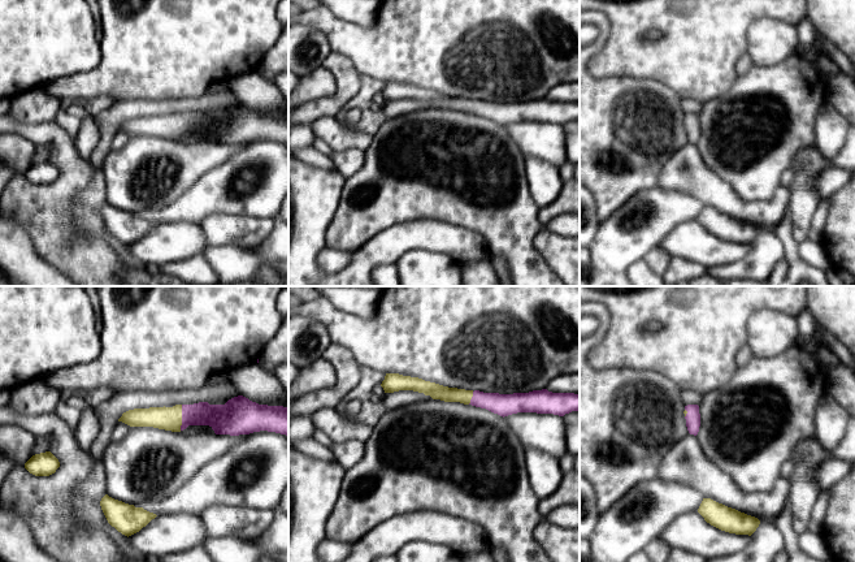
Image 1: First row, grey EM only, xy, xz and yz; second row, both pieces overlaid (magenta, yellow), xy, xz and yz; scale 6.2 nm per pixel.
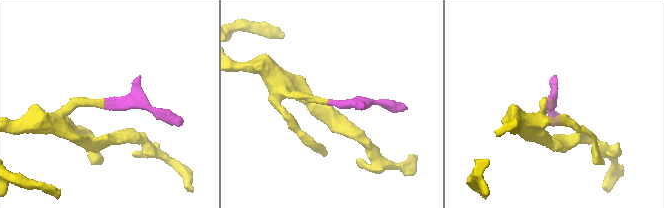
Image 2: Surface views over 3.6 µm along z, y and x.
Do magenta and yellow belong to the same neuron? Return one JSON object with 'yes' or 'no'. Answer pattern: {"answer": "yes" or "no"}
{"answer": "yes"}

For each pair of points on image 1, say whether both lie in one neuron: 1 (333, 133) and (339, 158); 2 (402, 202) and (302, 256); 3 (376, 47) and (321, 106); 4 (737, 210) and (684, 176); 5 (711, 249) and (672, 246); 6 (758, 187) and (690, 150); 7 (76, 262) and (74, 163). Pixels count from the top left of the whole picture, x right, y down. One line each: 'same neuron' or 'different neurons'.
1: different neurons
2: different neurons
3: different neurons
4: same neuron
5: same neuron
6: different neurons
7: same neuron

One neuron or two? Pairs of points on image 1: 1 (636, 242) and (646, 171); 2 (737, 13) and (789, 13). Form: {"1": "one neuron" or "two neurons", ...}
{"1": "two neurons", "2": "one neuron"}

